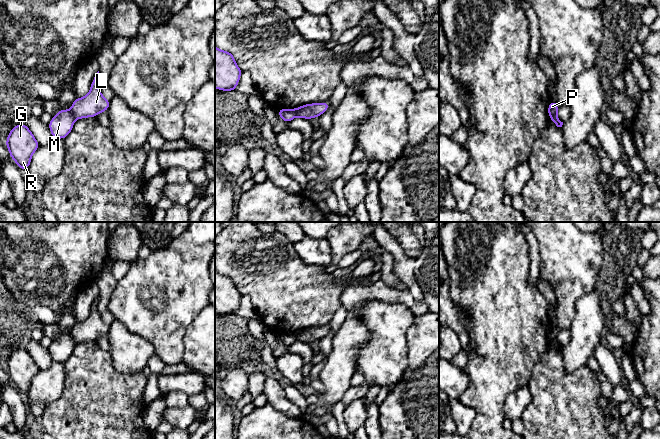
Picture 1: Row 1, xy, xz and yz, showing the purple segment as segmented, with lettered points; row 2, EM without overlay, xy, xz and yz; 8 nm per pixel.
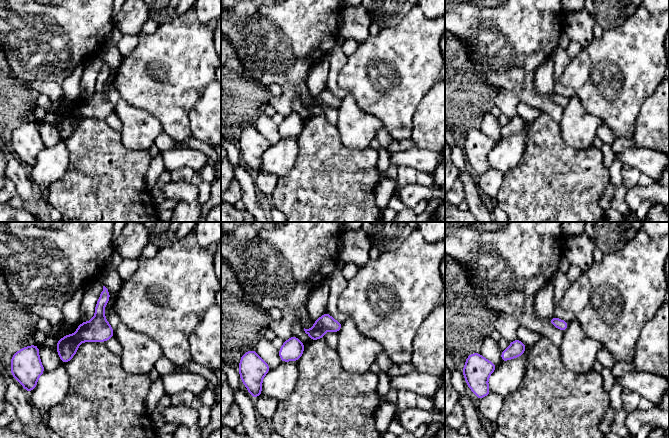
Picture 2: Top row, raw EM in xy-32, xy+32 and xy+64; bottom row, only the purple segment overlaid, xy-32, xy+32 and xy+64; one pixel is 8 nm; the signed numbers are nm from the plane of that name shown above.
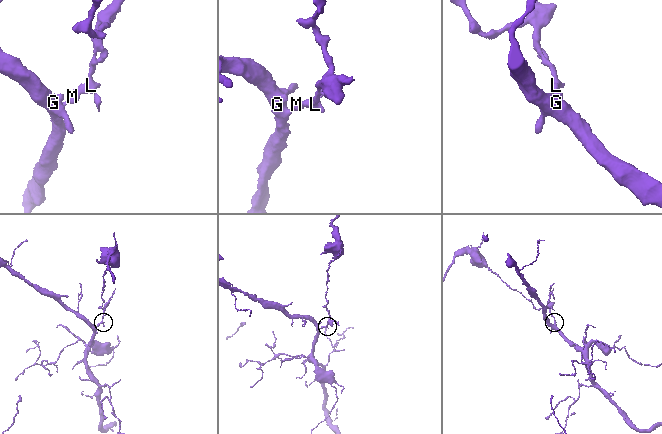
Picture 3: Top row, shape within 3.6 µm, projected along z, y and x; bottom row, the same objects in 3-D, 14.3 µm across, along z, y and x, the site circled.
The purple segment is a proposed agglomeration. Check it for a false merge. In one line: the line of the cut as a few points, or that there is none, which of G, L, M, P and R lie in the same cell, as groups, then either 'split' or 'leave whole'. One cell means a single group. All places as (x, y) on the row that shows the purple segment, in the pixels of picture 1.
cut in xy along (69, 111), (74, 119); G M R / L P; split

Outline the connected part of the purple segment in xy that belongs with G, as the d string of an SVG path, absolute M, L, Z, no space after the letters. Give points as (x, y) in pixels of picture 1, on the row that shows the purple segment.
M26 124L14 126L5 145L10 157L23 171L29 167L33 153L40 147Z

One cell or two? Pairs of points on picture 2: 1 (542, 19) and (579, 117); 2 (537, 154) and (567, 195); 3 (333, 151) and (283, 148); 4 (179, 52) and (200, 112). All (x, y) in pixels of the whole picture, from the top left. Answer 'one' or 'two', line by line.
1: two
2: one
3: two
4: two

